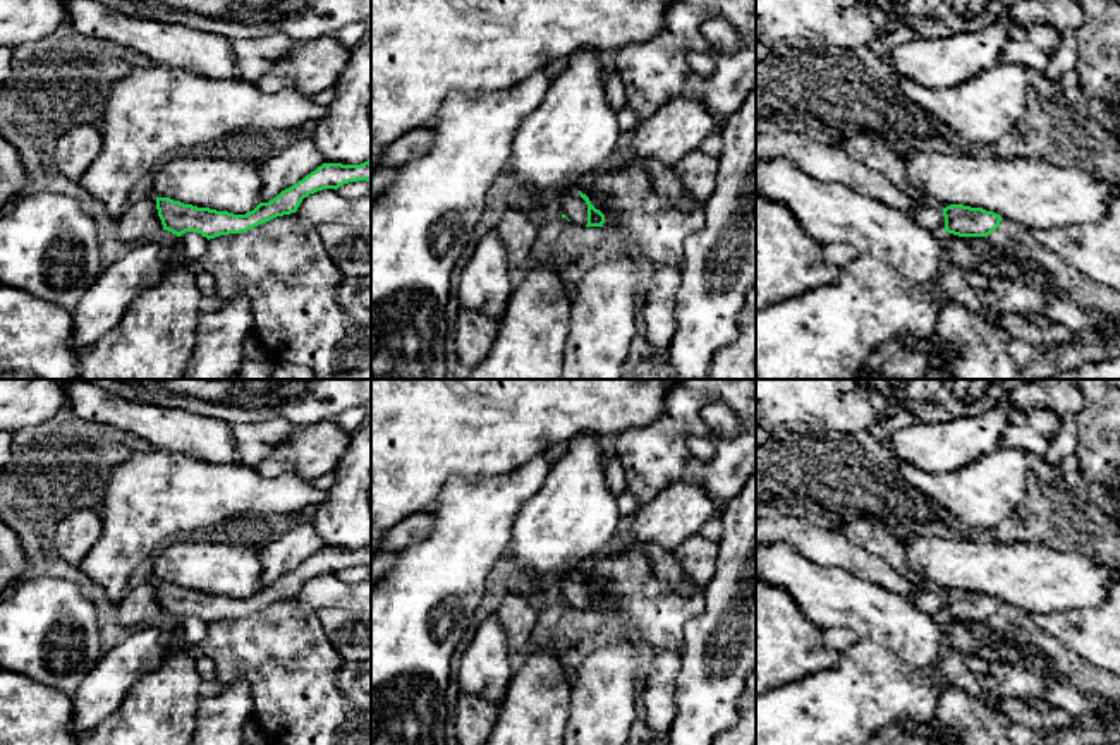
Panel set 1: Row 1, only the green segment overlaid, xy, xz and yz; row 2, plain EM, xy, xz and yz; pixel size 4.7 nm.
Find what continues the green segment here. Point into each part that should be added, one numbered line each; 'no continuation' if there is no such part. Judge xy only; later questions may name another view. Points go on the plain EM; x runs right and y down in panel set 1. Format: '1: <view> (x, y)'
no continuation

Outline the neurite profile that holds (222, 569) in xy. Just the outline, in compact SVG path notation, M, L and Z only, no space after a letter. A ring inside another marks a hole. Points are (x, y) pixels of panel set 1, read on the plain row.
M191 537L170 544L156 556L153 578L246 599L261 585L261 563L256 548Z

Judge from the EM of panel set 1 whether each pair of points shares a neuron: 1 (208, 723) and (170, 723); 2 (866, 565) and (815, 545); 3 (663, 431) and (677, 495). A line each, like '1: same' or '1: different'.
1: different
2: same
3: different

